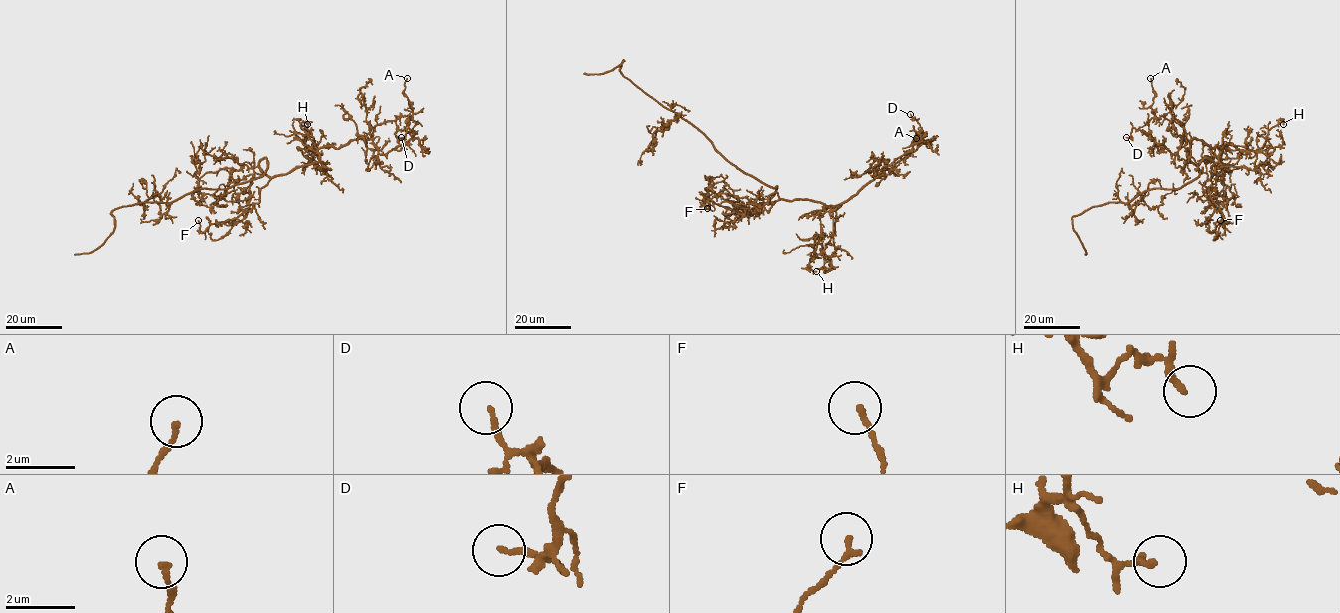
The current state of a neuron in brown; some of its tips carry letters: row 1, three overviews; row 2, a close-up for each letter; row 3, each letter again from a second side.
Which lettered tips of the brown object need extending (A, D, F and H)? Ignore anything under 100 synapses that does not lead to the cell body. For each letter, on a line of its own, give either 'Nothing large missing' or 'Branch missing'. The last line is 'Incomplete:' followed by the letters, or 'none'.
A: Nothing large missing
D: Nothing large missing
F: Nothing large missing
H: Nothing large missing
Incomplete: none

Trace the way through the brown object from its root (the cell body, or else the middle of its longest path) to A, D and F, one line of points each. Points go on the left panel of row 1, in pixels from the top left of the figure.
A: (267, 168), (263, 158), (264, 173), (286, 174), (315, 163), (321, 148), (411, 118), (407, 78)
D: (267, 168), (263, 158), (264, 173), (284, 175), (358, 138), (386, 154), (412, 130), (401, 137)
F: (267, 168), (263, 158), (259, 168), (270, 179), (249, 211), (210, 224), (203, 232), (198, 220)

